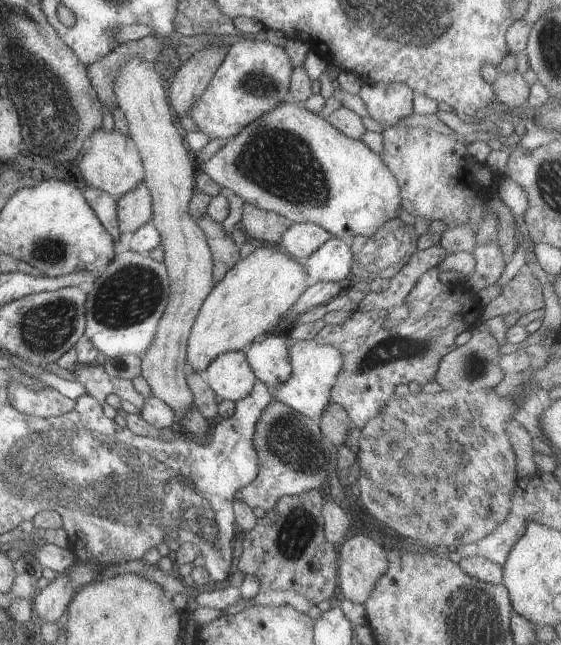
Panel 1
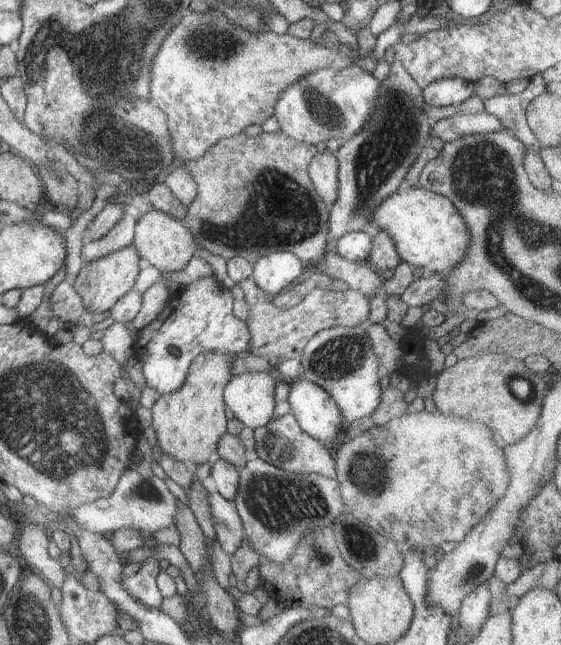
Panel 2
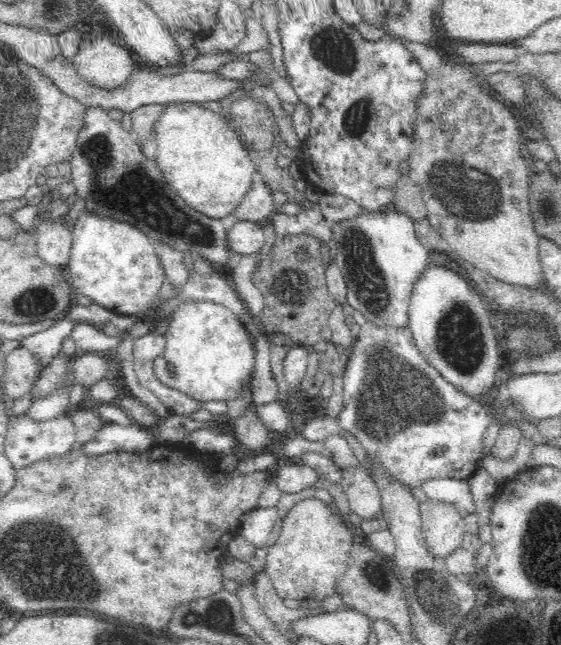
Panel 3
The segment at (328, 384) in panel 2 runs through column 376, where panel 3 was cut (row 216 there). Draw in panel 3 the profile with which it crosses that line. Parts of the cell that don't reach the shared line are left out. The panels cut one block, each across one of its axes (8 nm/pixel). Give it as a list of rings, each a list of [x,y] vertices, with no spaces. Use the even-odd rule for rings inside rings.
[[[387,207],[381,210],[364,210],[362,214],[354,216],[354,218],[348,218],[348,220],[340,220],[340,222],[334,222],[331,224],[332,238],[337,244],[337,253],[333,261],[340,267],[345,278],[347,286],[347,302],[356,309],[358,313],[364,315],[364,318],[368,319],[368,323],[376,325],[378,327],[394,327],[394,329],[400,329],[409,325],[409,307],[410,298],[412,297],[412,290],[414,290],[414,284],[416,280],[422,276],[422,272],[426,270],[428,266],[428,251],[424,248],[424,245],[418,241],[416,232],[414,231],[414,220],[412,220],[405,211],[395,210],[395,208]]]

